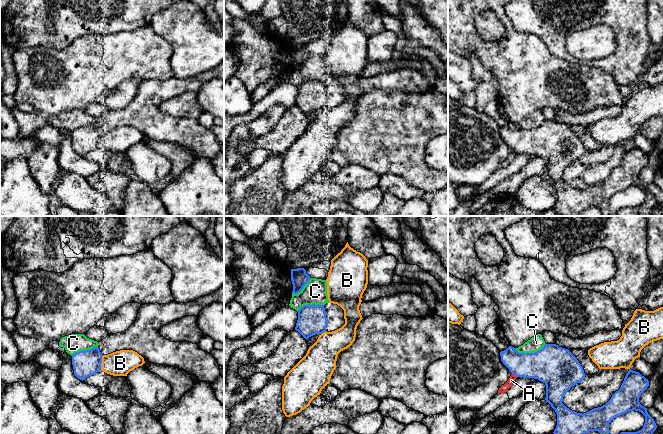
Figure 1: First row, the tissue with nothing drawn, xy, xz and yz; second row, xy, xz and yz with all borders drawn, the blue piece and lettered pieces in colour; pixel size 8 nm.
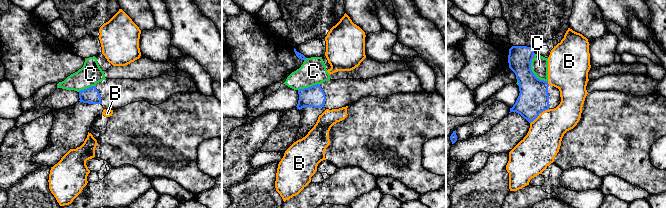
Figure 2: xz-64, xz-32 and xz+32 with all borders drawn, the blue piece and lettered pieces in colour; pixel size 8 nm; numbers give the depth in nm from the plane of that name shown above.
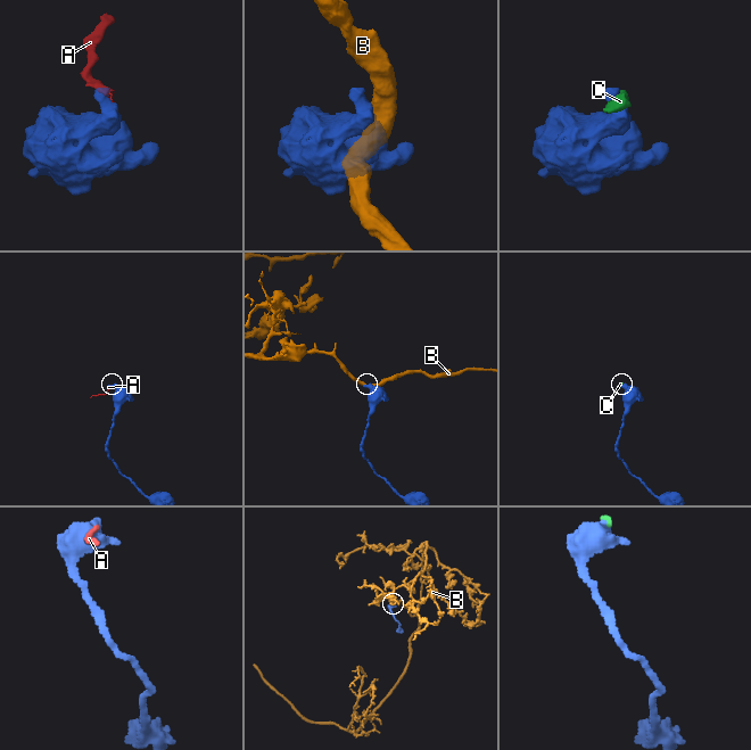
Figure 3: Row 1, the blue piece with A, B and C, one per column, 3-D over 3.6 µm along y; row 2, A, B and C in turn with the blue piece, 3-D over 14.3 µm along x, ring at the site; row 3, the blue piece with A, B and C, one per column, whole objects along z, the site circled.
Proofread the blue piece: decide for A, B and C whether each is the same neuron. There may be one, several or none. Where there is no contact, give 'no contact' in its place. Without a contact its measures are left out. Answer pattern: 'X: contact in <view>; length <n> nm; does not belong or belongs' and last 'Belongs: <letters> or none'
A: contact in yz; length 50 nm; does not belong
B: contact in xy; length 130 nm; does not belong
C: contact in yz; length 260 nm; does not belong
Belongs: none

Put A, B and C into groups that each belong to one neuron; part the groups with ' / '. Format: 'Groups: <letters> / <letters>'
Groups: A C / B

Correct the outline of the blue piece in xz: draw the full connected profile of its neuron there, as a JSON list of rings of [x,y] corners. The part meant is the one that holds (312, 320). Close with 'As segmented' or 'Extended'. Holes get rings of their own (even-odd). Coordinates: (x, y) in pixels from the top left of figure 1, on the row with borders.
[[[337,304],[304,305],[297,312],[295,330],[306,340],[316,334],[335,331],[345,324],[344,310]]]. Extended

